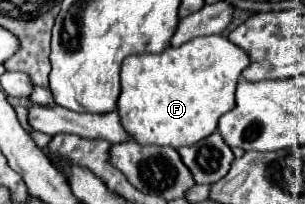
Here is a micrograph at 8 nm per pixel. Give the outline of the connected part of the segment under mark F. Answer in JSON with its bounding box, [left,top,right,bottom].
[117,35,251,149]

